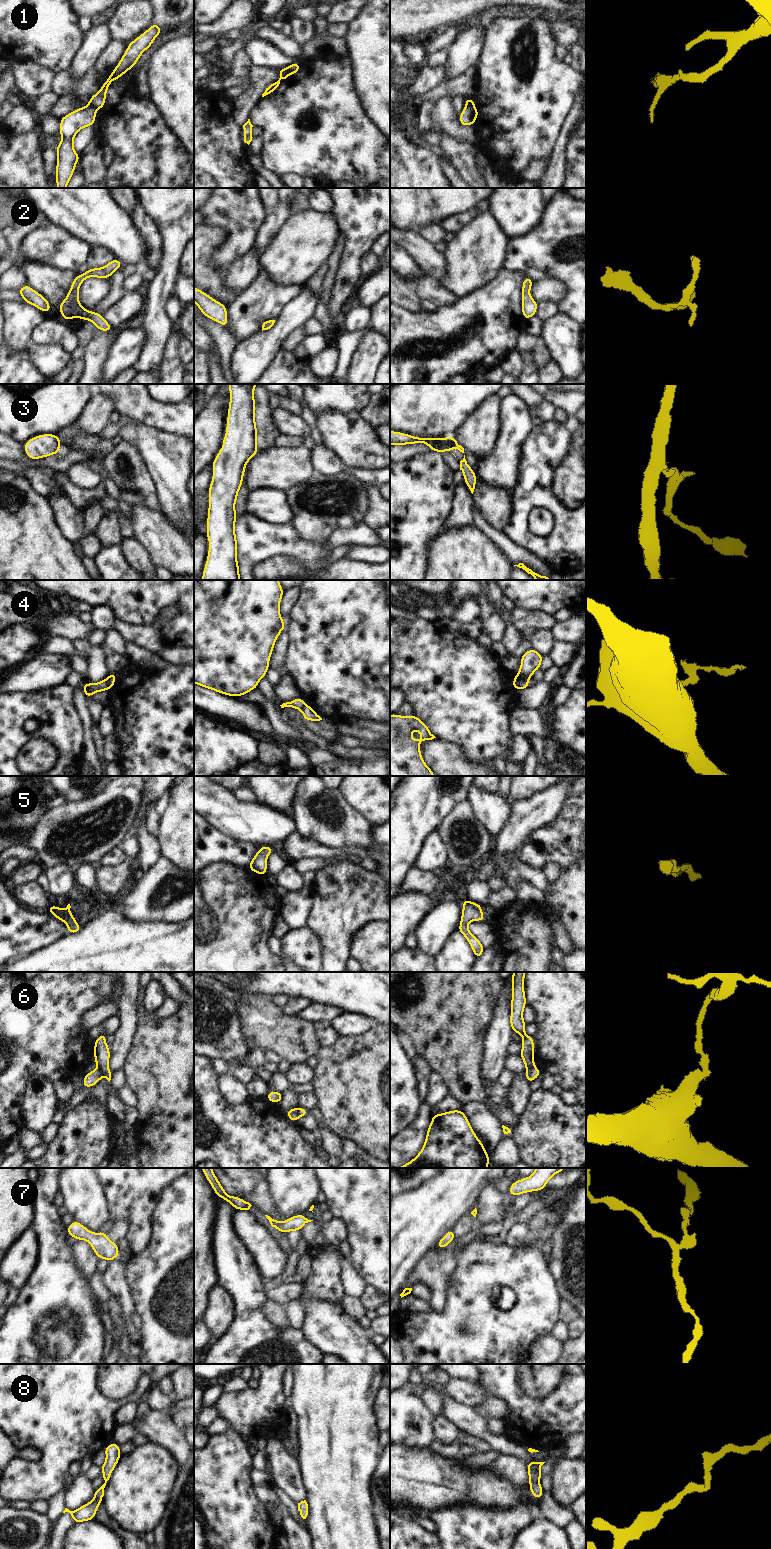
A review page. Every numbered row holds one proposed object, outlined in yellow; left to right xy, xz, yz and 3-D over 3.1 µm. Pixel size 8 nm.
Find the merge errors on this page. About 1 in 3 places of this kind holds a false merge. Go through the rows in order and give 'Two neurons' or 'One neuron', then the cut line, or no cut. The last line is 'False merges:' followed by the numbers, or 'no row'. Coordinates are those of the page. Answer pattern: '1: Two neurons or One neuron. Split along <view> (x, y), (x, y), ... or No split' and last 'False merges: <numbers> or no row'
1: Two neurons. Split along xy (89, 103), (96, 109)
2: One neuron. No split
3: Two neurons. Split along yz (457, 443), (446, 450)
4: Two neurons. Split along xy (106, 678), (109, 688)
5: One neuron. No split
6: Two neurons. Split along yz (535, 1067), (526, 1071)
7: One neuron. No split
8: One neuron. No split
False merges: 1, 3, 4, 6

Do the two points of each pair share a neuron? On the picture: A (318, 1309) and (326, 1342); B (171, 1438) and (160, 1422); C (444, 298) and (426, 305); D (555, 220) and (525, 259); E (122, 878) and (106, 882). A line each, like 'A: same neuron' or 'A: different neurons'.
A: same neuron
B: same neuron
C: different neurons
D: same neuron
E: same neuron

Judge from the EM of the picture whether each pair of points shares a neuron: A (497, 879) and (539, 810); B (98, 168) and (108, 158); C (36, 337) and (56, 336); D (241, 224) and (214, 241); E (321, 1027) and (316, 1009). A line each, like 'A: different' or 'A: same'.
A: same
B: different
C: same
D: different
E: different

